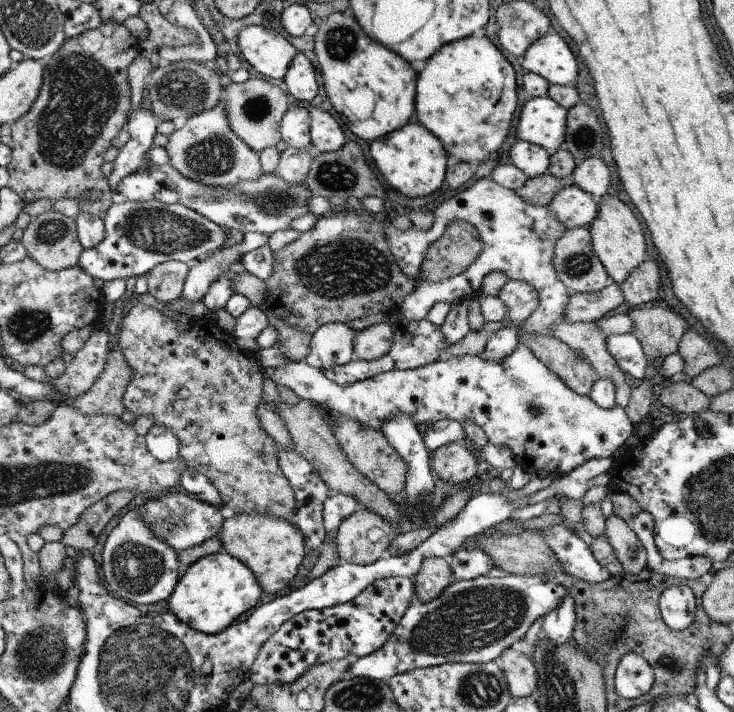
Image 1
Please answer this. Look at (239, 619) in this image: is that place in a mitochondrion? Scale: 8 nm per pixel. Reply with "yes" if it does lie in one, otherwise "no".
no

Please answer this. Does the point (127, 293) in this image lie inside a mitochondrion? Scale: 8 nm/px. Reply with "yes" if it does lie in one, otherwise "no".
no

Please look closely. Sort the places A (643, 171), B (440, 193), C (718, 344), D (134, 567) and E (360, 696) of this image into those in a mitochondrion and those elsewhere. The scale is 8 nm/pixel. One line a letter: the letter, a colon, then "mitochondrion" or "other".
A: other
B: other
C: other
D: mitochondrion
E: mitochondrion

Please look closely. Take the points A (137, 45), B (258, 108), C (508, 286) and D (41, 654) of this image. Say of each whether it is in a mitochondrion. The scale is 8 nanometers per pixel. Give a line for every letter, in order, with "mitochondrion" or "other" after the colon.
A: other
B: mitochondrion
C: other
D: mitochondrion

